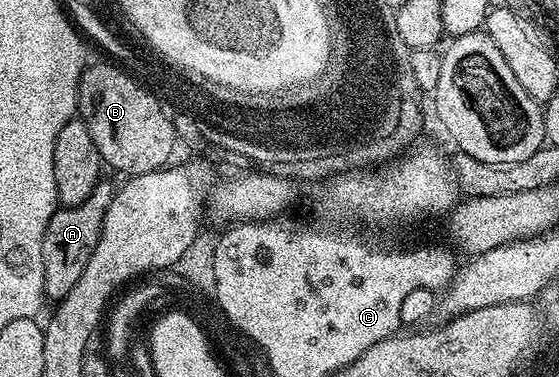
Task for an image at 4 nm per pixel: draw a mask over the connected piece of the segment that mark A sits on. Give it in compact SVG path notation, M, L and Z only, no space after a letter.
M99 182L87 198L87 202L79 202L74 208L58 207L51 222L47 222L43 234L43 290L50 301L59 302L83 275L83 266L87 266L87 258L95 250L99 242L99 234L103 226L103 218L107 214L107 206L111 206L114 185Z

